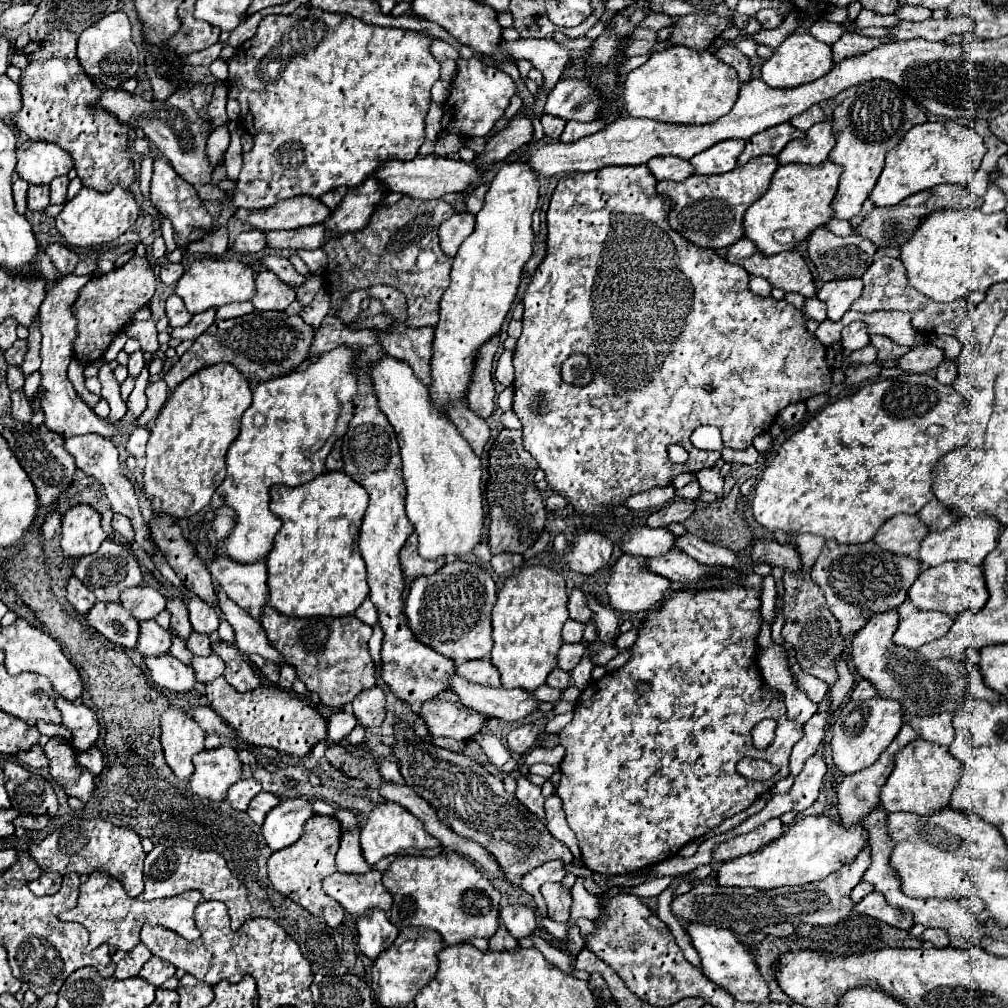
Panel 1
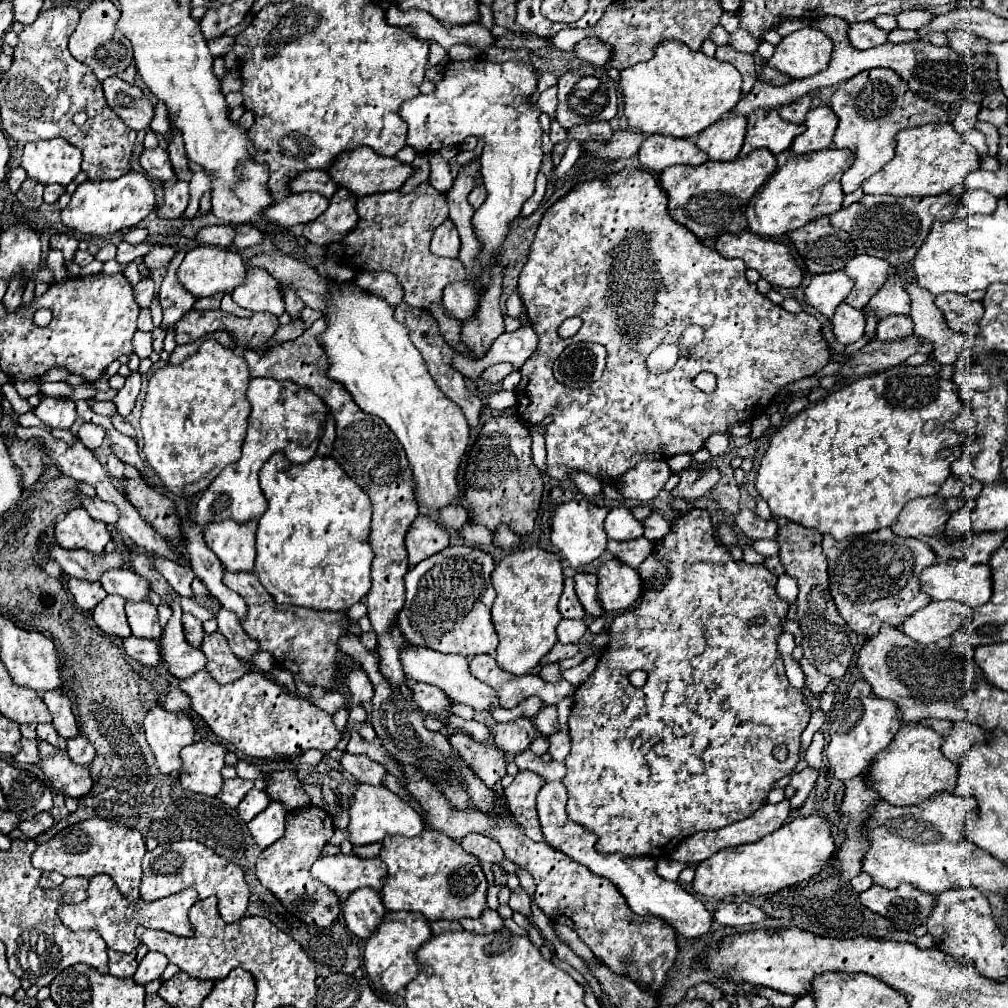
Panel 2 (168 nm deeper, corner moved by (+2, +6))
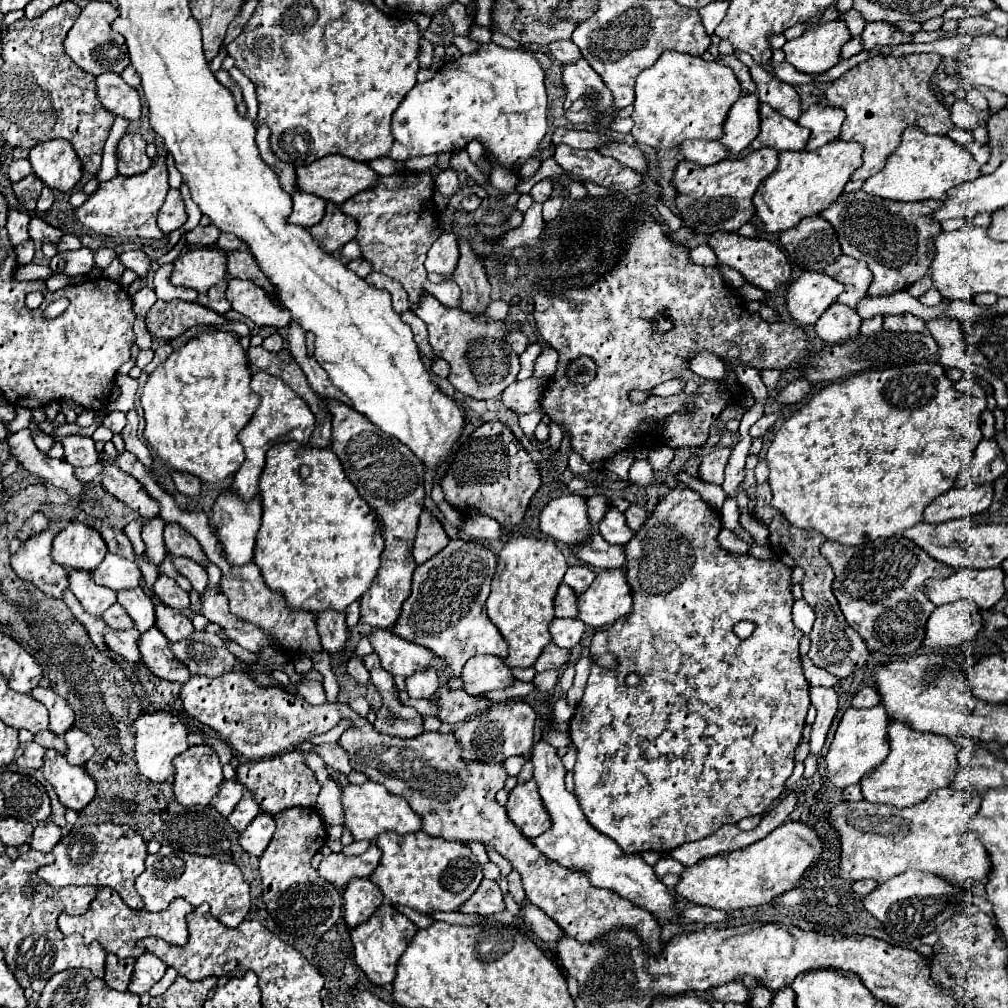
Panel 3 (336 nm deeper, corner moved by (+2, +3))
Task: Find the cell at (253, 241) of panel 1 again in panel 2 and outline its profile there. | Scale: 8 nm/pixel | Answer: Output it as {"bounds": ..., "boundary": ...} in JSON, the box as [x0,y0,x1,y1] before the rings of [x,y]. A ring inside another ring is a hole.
{"bounds":[196,224,236,248],"boundary":[[[218,224],[218,226],[204,226],[196,232],[196,240],[200,244],[212,244],[212,246],[224,246],[230,248],[232,240],[236,236],[236,230],[228,224]]]}

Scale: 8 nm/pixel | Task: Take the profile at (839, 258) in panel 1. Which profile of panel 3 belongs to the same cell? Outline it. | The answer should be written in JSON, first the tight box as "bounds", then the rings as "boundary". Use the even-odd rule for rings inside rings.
{"bounds":[780,215,842,271],"boundary":[[[820,215],[806,217],[796,227],[780,233],[780,243],[804,271],[824,271],[842,255],[834,227]]]}

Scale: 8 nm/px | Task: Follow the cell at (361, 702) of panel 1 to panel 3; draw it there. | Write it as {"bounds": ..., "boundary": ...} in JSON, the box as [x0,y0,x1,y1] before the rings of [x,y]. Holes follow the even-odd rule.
{"bounds":[346,657,370,685],"boundary":[[[352,657],[350,661],[348,661],[348,665],[346,665],[346,671],[348,671],[348,675],[350,677],[354,677],[358,683],[362,683],[362,685],[366,685],[368,681],[370,681],[370,673],[368,673],[368,669],[364,667],[364,663],[360,661],[360,657]]]}

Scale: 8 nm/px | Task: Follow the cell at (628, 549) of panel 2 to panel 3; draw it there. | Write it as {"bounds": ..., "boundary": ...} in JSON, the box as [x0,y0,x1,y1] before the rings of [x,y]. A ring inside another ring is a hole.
{"bounds":[574,533,626,569],"boundary":[[[596,533],[596,539],[592,539],[592,543],[588,543],[588,547],[584,547],[584,551],[574,551],[574,553],[578,559],[582,559],[594,567],[602,567],[602,569],[624,567],[624,563],[626,563],[624,547],[606,543],[598,533]]]}

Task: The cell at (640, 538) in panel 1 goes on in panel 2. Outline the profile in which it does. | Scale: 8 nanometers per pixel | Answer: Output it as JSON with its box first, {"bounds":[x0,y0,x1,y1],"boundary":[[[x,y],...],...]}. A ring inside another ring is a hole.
{"bounds":[604,506,642,540],"boundary":[[[616,506],[608,512],[604,520],[606,536],[612,540],[634,540],[642,536],[642,524],[624,506]]]}

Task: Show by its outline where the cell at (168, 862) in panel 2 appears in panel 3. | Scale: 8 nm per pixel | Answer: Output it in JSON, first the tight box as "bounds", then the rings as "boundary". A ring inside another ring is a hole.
{"bounds":[136,847,250,927],"boundary":[[[160,847],[158,853],[146,857],[146,871],[136,879],[136,891],[144,899],[148,911],[166,909],[176,897],[186,899],[194,907],[208,903],[212,915],[226,927],[238,927],[250,911],[250,887],[236,865],[184,851],[176,853],[170,847]]]}

